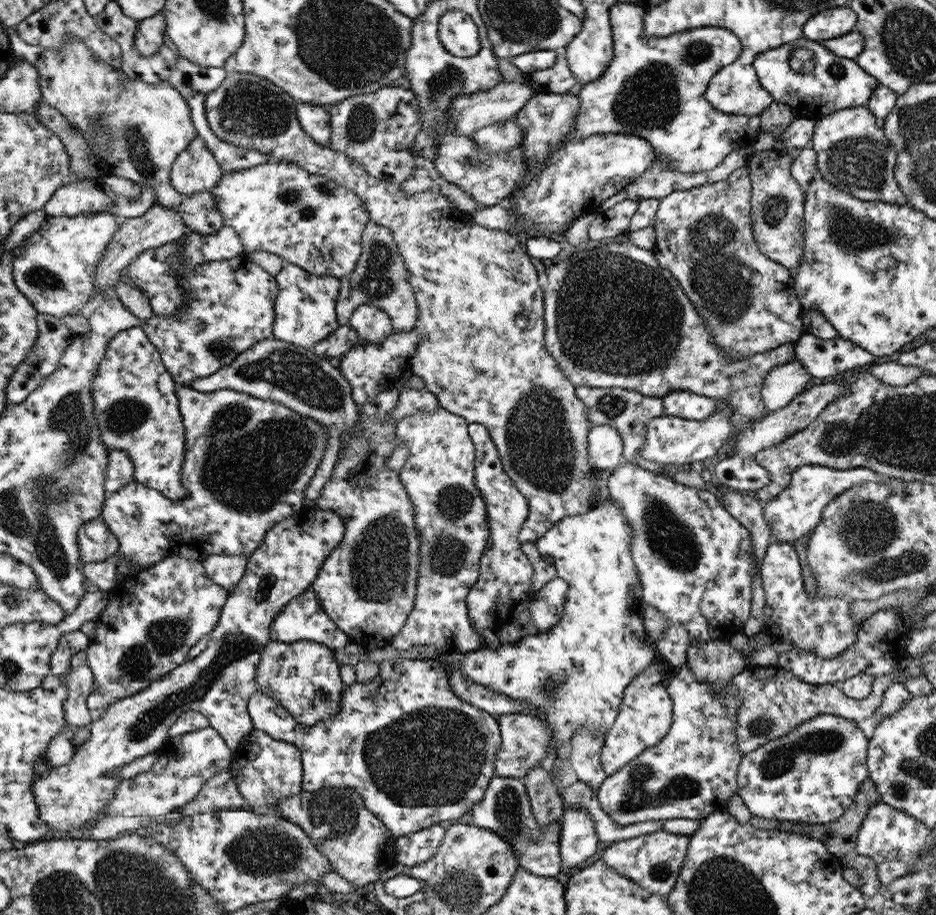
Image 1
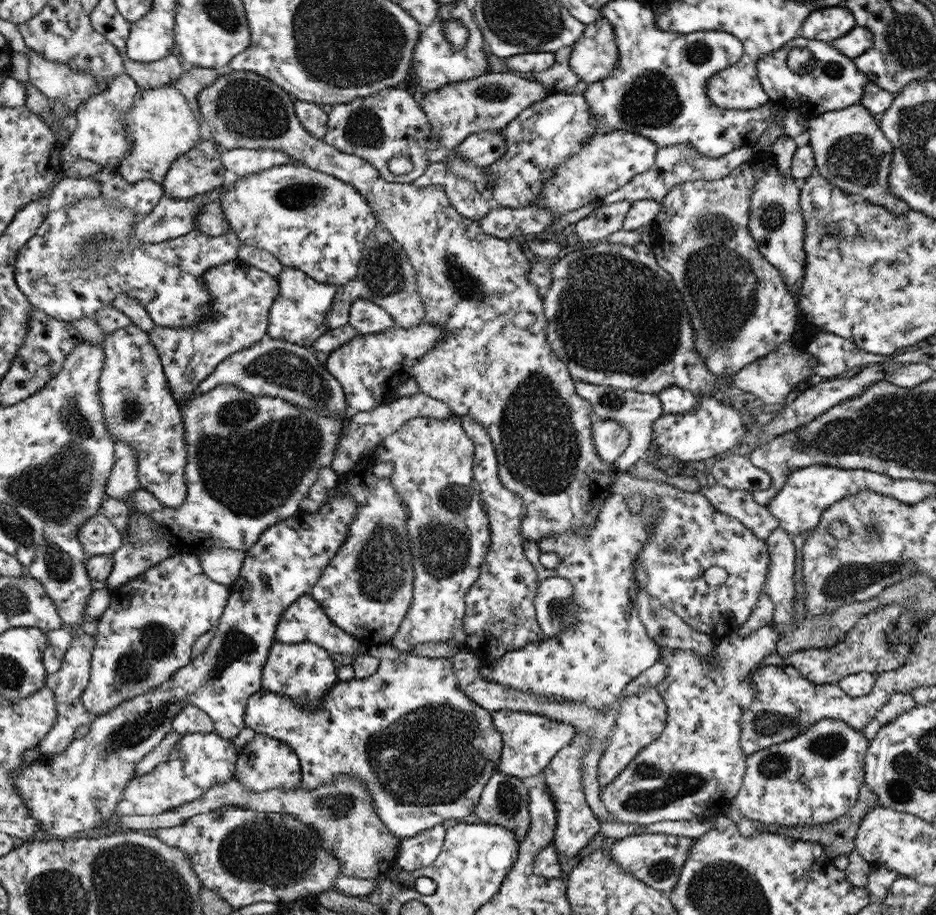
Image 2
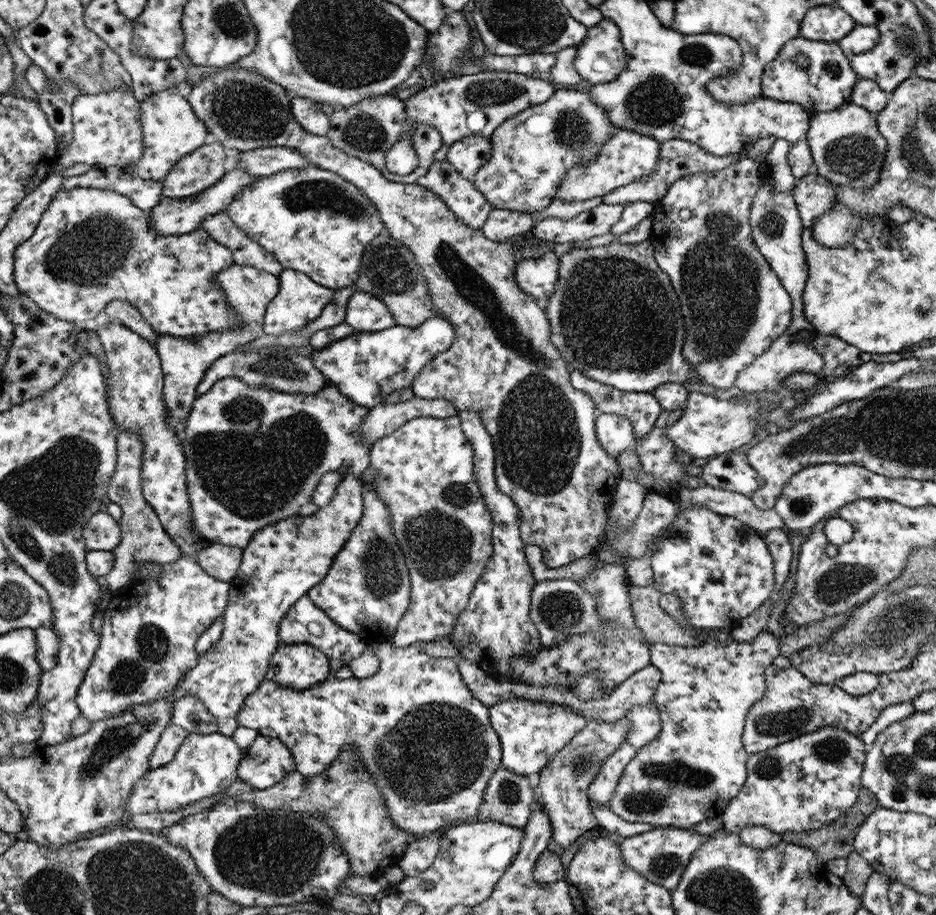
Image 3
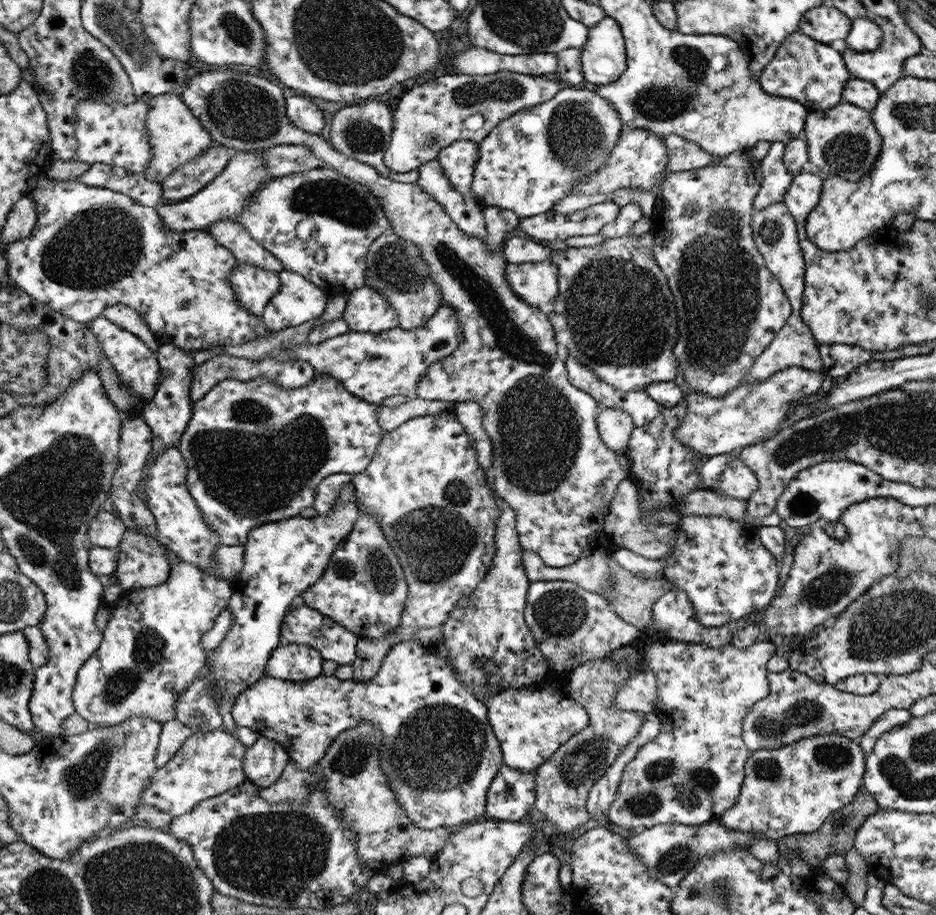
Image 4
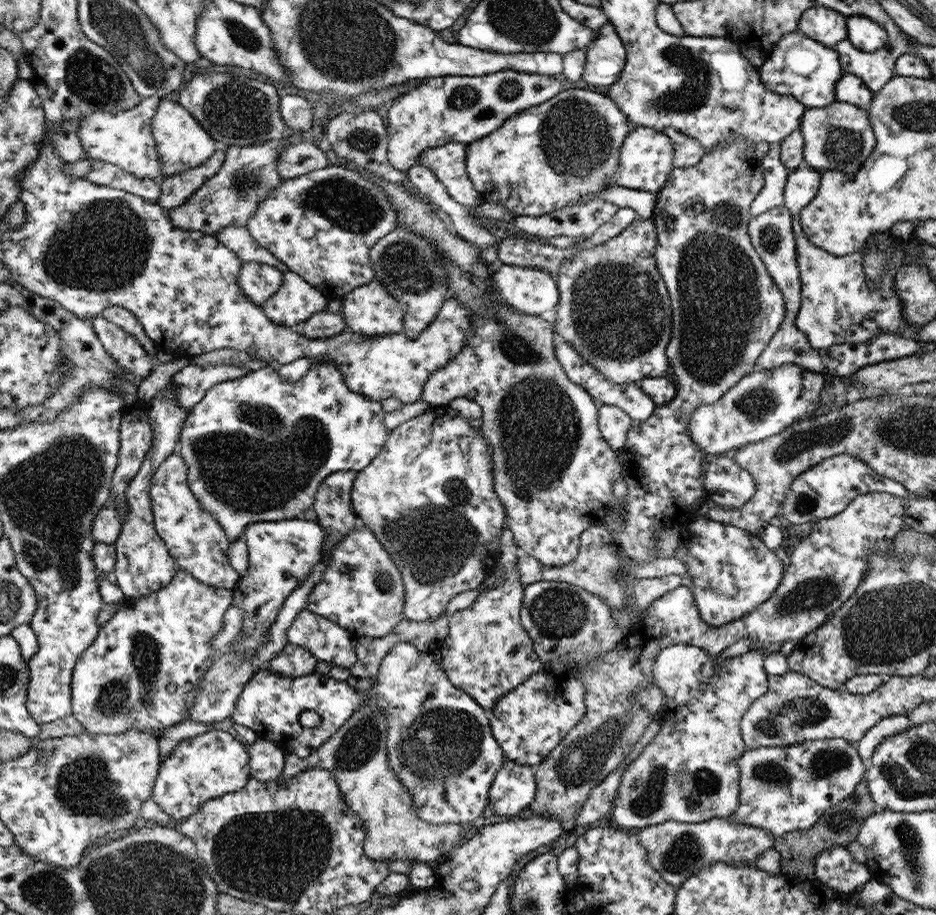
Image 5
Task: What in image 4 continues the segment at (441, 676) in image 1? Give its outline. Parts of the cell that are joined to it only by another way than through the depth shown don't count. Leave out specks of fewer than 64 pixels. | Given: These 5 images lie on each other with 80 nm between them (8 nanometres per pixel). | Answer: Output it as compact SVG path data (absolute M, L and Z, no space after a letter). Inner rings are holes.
M411 639L395 642L382 660L377 675L363 683L338 680L334 676L317 676L306 683L295 684L264 674L257 683L237 696L231 715L235 726L245 726L256 732L258 737L278 742L287 749L290 760L295 761L301 771L321 760L339 733L369 721L382 732L380 768L394 789L403 812L417 828L431 830L456 829L481 816L483 808L486 808L487 786L504 764L501 746L493 729L489 728L485 710L489 709L459 682L452 665L441 652L424 650Z

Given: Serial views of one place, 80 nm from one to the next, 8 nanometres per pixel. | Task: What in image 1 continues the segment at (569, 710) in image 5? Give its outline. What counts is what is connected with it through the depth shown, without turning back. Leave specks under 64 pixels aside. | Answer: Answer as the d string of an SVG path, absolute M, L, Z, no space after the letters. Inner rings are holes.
M527 713L499 715L496 719L502 731L502 744L499 745L499 752L495 755L494 776L515 777L521 780L536 764L539 764L540 759L545 757L554 732L547 723Z

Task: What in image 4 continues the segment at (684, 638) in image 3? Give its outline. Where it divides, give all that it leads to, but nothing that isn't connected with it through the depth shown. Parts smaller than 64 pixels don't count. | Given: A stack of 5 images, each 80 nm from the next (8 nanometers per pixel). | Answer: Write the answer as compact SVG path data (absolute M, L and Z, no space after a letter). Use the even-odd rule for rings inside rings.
M602 531L596 532L589 542L589 546L583 550L583 554L574 563L561 568L551 568L550 565L541 564L539 556L530 550L522 551L522 564L525 568L526 576L530 582L565 580L579 585L579 588L587 592L594 592L604 597L608 604L612 604L614 614L635 626L642 634L653 634L657 636L655 625L653 625L652 604L668 590L673 588L669 581L657 578L639 580L628 570L622 569L611 558L612 540Z

